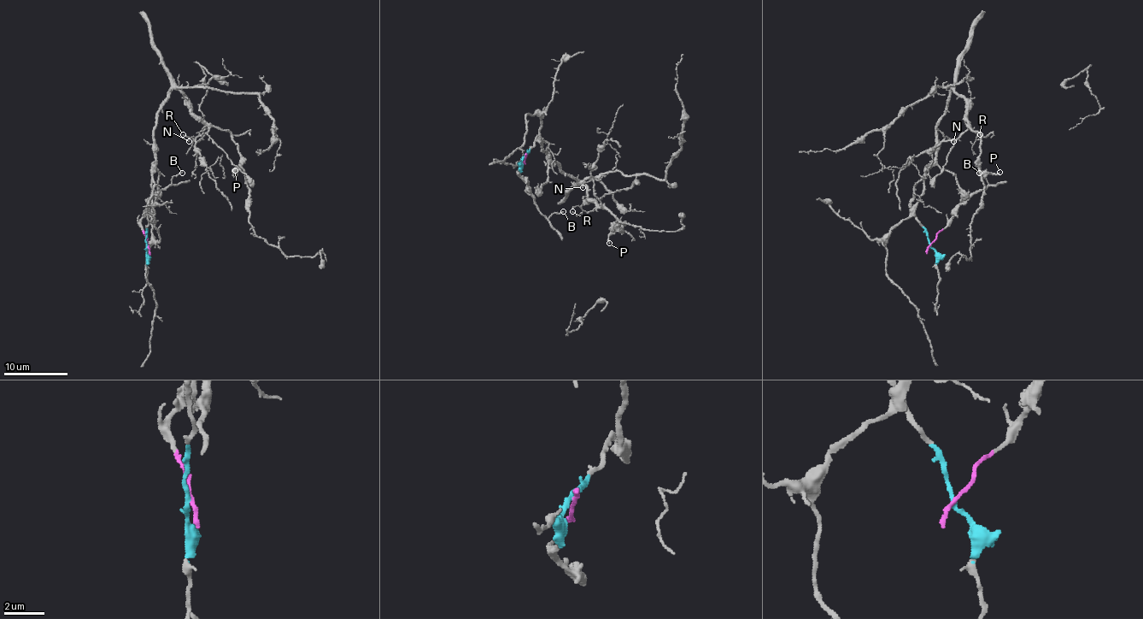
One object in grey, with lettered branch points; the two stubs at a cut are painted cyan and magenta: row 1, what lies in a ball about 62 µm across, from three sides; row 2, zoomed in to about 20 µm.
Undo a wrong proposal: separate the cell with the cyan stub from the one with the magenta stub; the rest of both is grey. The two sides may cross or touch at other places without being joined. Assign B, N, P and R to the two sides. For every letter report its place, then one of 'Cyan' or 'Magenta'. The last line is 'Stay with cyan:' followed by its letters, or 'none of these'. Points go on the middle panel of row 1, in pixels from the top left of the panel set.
B: Place: (563, 211). Magenta
N: Place: (583, 187). Cyan
P: Place: (609, 243). Cyan
R: Place: (572, 211). Cyan
Stay with cyan: N, P, R

